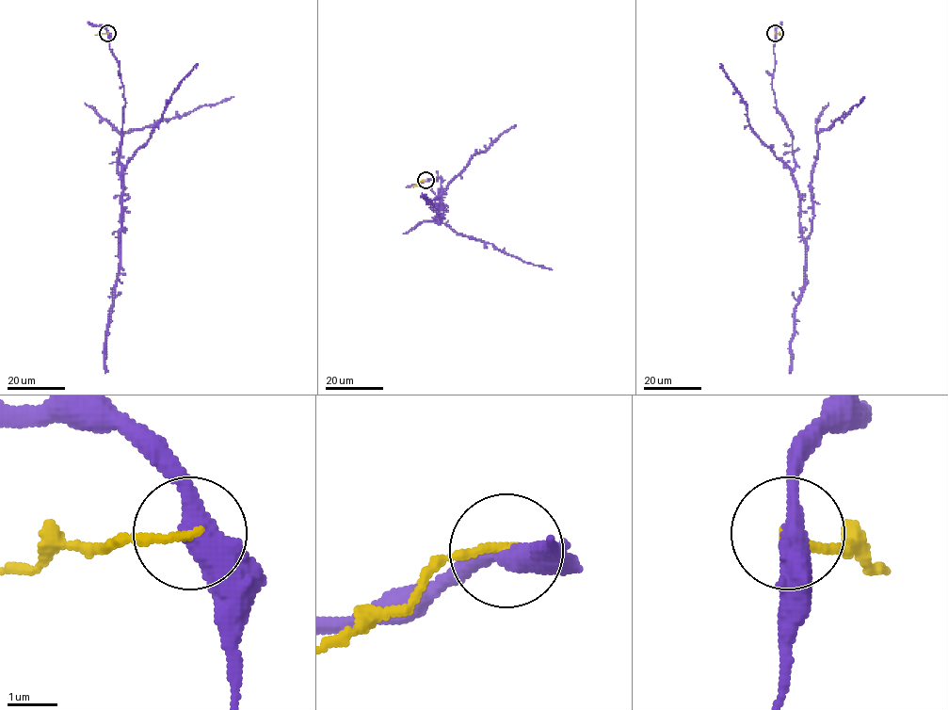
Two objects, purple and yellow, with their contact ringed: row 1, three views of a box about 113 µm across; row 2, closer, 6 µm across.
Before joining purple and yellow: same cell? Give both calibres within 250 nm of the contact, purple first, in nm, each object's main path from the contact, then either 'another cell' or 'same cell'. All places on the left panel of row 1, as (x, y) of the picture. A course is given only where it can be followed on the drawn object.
460 nm thick on the purple side, 170 nm on the other; purple runs (106, 33), (124, 91), (118, 161), (122, 188), (120, 239), (122, 177), (118, 162), (121, 137), (233, 97); yellow runs (106, 33), (95, 35); another cell

